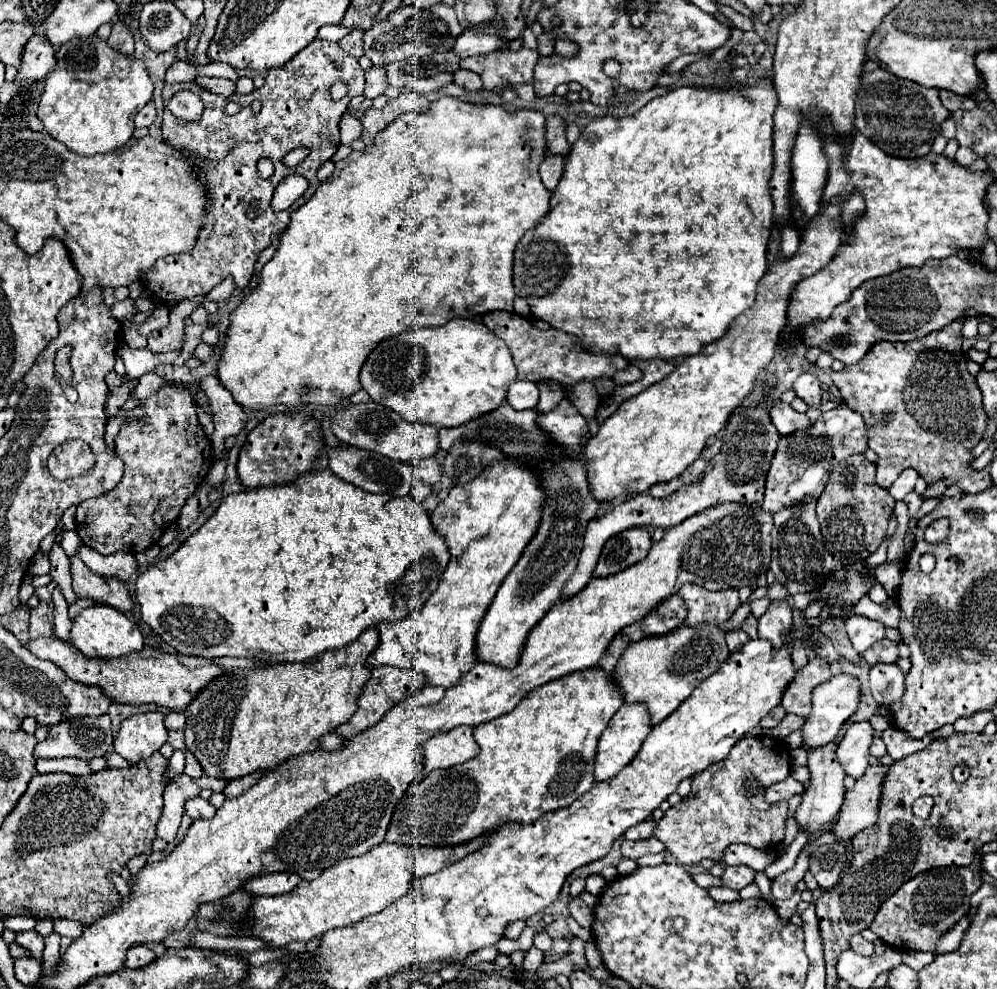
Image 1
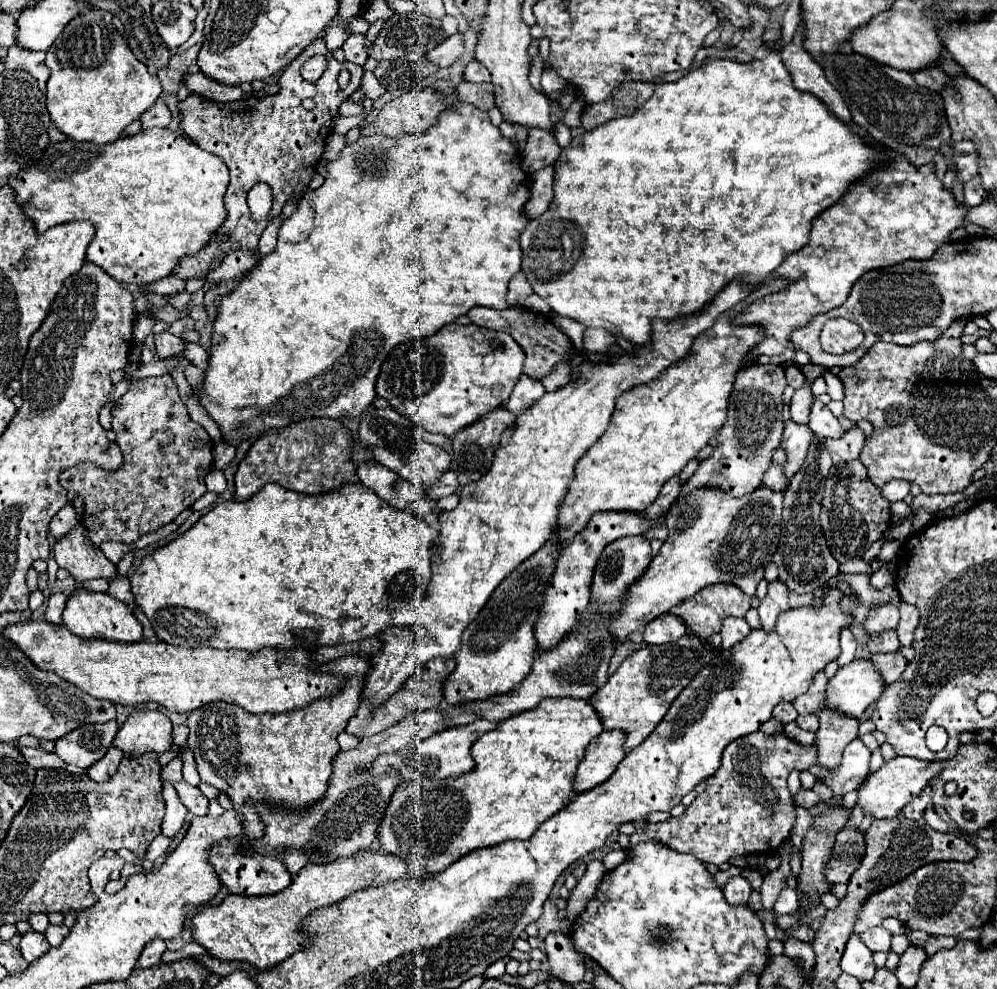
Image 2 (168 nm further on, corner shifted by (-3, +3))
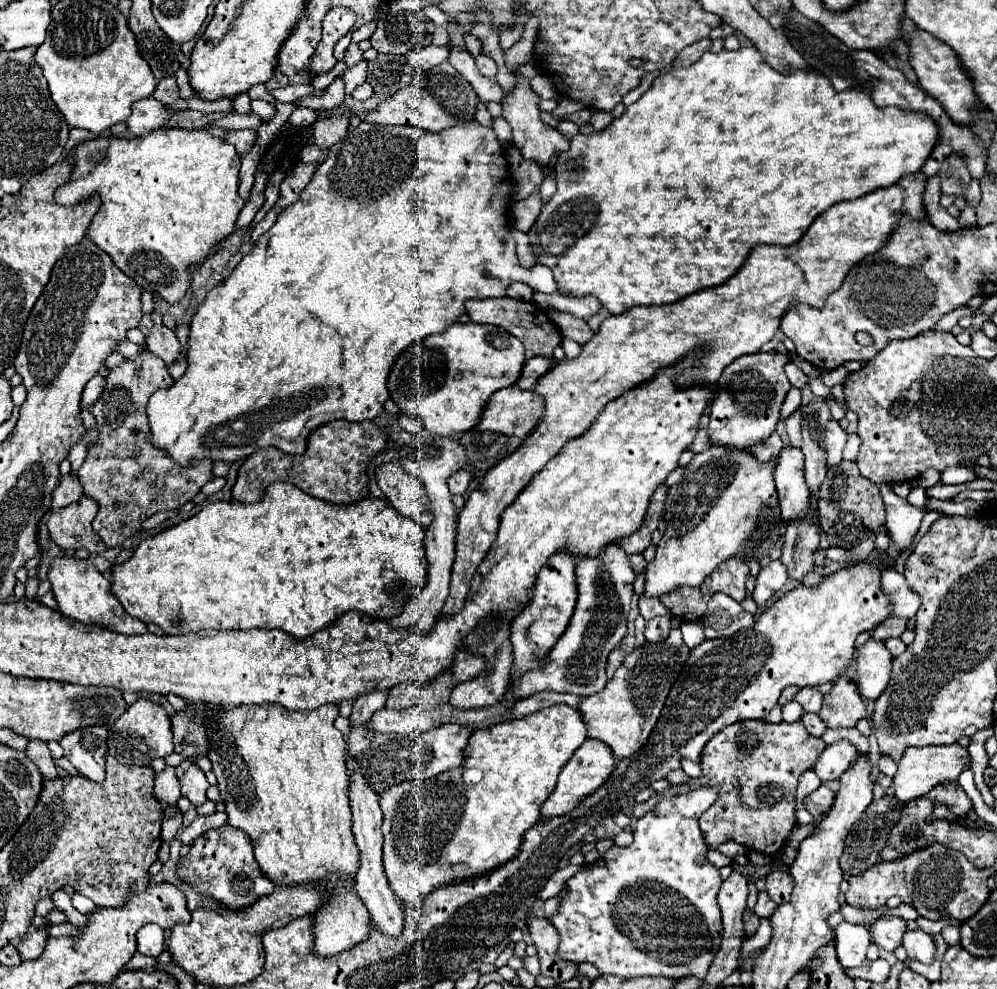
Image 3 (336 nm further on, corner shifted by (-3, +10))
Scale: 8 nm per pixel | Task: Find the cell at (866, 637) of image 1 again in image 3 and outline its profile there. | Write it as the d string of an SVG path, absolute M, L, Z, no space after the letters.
M892 567L882 569L882 591L888 593L888 601L892 607L890 615L896 617L906 617L912 619L920 607L920 599L918 595L906 585L906 579L902 573L894 571Z

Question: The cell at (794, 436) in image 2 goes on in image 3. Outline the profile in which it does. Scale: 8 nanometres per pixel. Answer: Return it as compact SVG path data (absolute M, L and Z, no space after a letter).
M784 447L776 459L774 481L778 489L782 519L802 519L808 507L808 487L804 481L804 453L798 447Z

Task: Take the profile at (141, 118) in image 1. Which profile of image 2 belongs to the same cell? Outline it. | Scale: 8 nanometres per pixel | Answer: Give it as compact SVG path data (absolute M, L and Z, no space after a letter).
M158 98L158 100L154 102L154 106L148 108L148 110L140 116L142 130L146 130L146 128L154 128L154 126L158 126L158 128L166 128L166 126L170 124L170 120L172 120L172 114L170 114L170 110L168 110L168 106L164 104L162 98Z

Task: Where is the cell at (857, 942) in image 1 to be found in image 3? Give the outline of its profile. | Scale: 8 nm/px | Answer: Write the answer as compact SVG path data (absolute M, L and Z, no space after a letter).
M882 915L880 919L868 925L868 931L870 931L872 941L878 947L886 951L894 951L902 943L902 935L906 933L906 921L892 915Z

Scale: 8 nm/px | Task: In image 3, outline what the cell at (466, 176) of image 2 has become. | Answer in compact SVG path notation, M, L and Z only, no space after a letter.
M476 119L464 121L462 125L454 125L440 133L422 131L420 127L412 125L382 127L364 121L356 129L348 129L346 137L330 149L328 159L318 167L318 173L314 173L310 185L302 191L302 197L294 205L290 205L290 209L284 209L278 215L278 221L266 235L262 235L262 241L254 245L254 249L234 267L226 281L214 287L208 293L206 301L196 309L190 323L186 373L170 389L156 391L146 405L152 443L160 449L166 449L166 453L180 465L186 465L192 457L208 457L234 463L270 445L282 449L284 453L300 455L306 449L306 437L318 425L332 419L364 421L380 415L384 409L384 401L390 397L386 389L386 377L394 359L414 341L420 341L434 333L442 333L448 325L458 321L458 317L464 313L464 301L504 297L508 285L514 281L522 281L540 293L556 293L554 277L550 269L546 269L546 265L536 265L532 269L524 269L518 265L516 241L512 237L510 223L510 193L514 181L508 165L498 167L498 161L502 159L502 145L494 129L480 125Z

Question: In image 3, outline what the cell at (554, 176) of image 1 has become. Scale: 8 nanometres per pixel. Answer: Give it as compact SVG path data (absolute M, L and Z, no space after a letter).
M536 189L530 197L522 199L522 201L516 201L514 203L514 209L512 209L512 219L514 219L514 227L528 233L530 227L534 225L538 213L542 209L542 195L540 191Z

